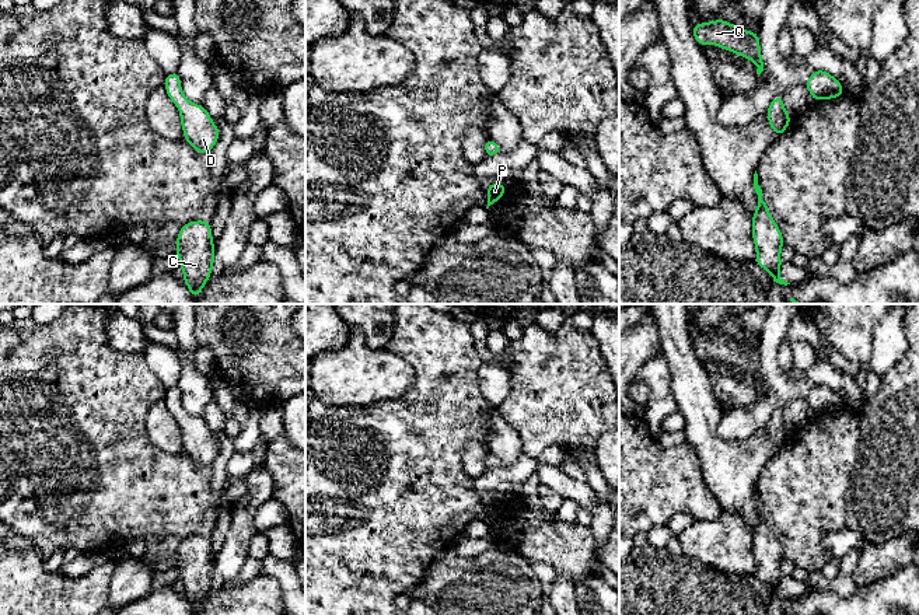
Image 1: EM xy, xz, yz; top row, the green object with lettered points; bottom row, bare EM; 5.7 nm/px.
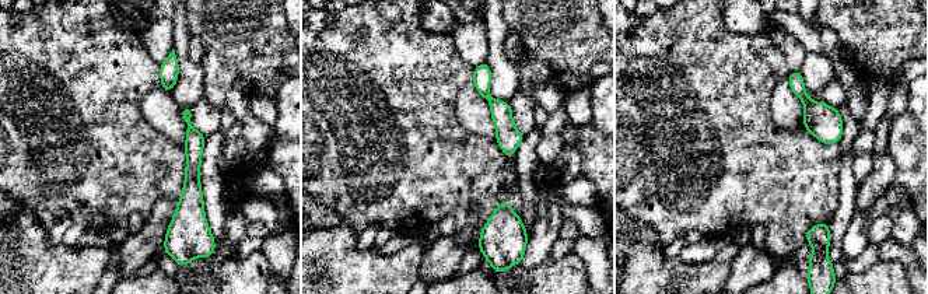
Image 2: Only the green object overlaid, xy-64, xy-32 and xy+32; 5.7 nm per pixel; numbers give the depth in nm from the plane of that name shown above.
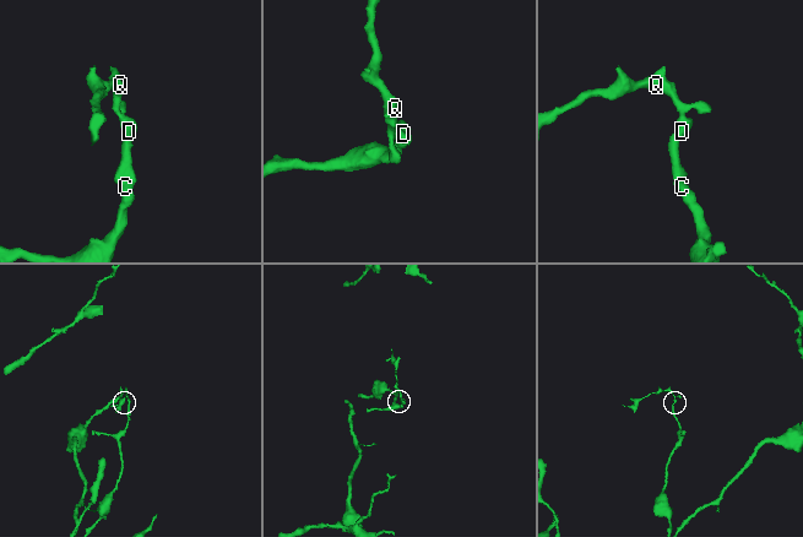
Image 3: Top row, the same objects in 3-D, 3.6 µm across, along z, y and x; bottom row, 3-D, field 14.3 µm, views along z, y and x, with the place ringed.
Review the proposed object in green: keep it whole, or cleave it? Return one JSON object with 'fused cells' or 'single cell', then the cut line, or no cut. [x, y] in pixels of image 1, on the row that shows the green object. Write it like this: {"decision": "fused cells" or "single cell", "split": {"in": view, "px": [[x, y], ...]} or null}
{"decision": "single cell", "split": null}

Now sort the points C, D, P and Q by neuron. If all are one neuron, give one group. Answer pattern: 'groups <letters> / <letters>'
groups C D P Q

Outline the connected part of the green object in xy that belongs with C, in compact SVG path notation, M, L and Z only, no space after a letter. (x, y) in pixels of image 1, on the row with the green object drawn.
M210 221L184 224L177 238L175 254L184 270L184 283L195 300L209 280L214 261Z

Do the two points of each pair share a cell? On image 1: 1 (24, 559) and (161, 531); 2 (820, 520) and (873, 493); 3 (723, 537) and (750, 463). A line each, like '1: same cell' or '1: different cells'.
1: different cells
2: different cells
3: different cells

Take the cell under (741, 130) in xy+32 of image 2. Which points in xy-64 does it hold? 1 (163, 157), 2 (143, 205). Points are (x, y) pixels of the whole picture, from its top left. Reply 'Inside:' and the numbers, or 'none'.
Inside: 1, 2

